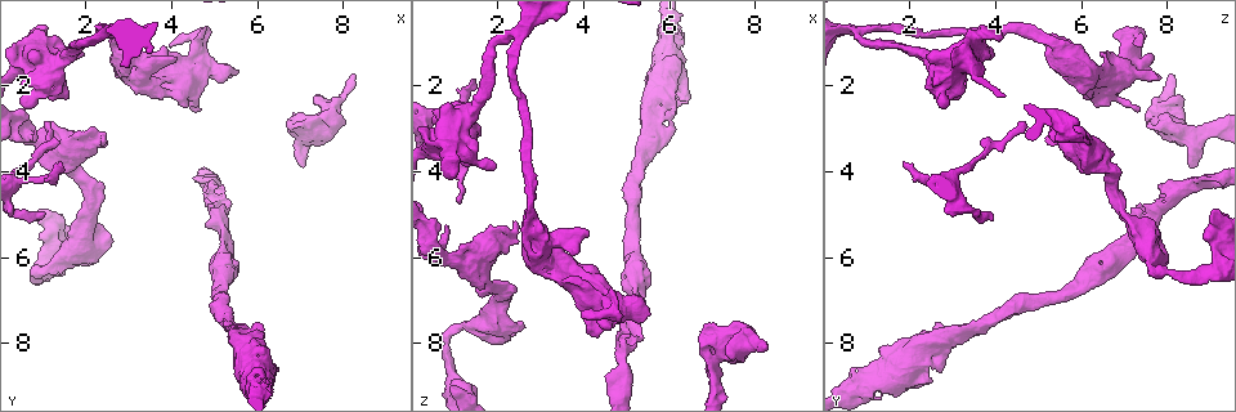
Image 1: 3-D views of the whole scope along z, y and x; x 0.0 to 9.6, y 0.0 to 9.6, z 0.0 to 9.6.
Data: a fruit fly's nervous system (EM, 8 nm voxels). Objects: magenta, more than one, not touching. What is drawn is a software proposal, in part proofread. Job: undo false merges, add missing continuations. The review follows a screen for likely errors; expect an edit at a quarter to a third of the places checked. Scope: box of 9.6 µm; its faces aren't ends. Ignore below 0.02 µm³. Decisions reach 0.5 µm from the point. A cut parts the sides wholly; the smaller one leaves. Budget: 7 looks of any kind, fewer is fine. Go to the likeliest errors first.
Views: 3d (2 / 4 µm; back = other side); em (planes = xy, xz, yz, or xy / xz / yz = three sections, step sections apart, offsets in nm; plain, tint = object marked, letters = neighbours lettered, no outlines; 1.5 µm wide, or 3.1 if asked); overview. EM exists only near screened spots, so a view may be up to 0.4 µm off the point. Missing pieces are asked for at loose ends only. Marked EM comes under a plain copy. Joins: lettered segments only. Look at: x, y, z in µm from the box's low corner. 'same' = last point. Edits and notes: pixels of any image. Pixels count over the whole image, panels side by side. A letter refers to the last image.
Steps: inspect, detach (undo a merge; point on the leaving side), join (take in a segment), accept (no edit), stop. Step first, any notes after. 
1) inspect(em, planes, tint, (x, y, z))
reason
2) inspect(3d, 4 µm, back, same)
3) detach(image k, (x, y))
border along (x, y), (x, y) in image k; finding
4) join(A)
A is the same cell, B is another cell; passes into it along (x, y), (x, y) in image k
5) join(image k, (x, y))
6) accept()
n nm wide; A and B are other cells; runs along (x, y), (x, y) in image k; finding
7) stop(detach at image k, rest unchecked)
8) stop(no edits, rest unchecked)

inspect(3d, 4 µm, (1.05, 4.90, 3.85))
free end

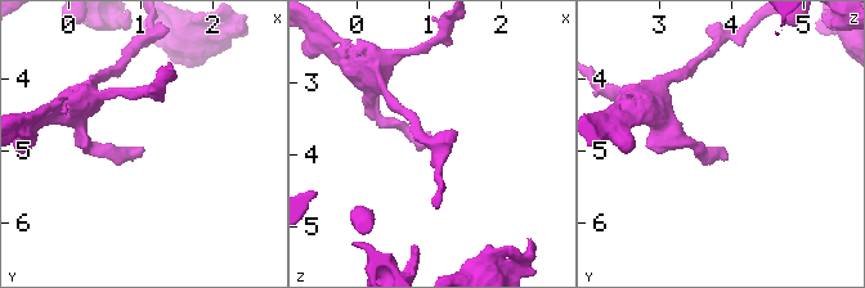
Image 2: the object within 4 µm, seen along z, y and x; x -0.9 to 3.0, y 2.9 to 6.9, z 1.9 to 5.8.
inspect(em, yz, step 8, tint, (1.00, 4.95, 3.85))
shape alone is not enough

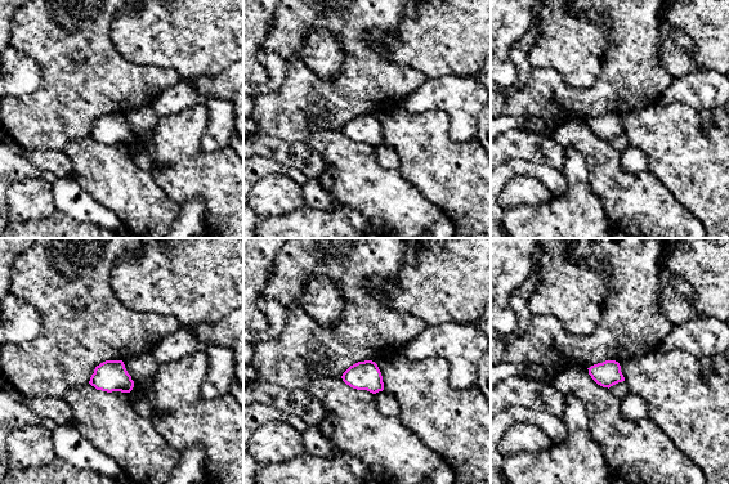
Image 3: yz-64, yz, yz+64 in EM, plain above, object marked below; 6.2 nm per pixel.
inspect(em, planes, letters, same)
cut it another way

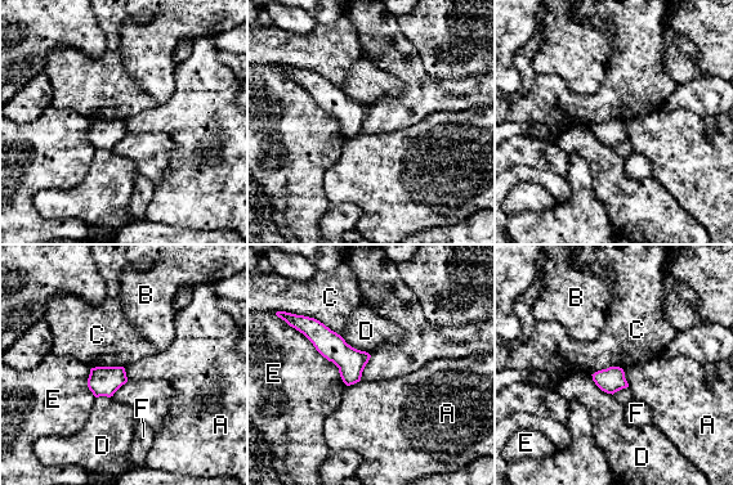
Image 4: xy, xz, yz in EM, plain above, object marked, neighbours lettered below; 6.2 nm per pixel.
accept()
A, B, C, D, E and F are other cells; border along (622, 369), (629, 386) in image 4; no lettered segment goes on from it

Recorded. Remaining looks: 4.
inspect(3d, 2 µm, back, (8.25, 1.70, 8.15))
branch stops here

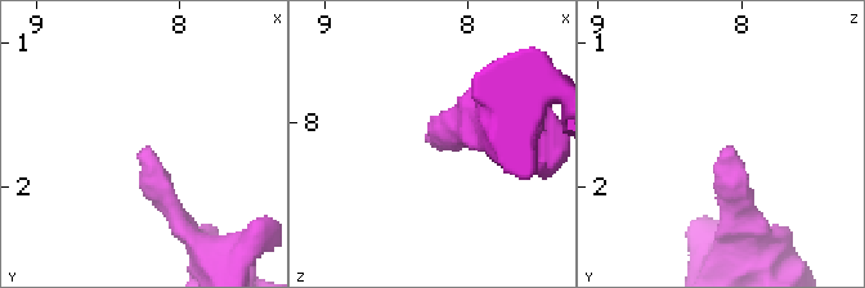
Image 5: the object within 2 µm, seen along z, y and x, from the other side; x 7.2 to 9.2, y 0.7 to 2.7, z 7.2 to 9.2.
inspect(em, xz, step 8, tint, (8.28, 1.76, 8.10))

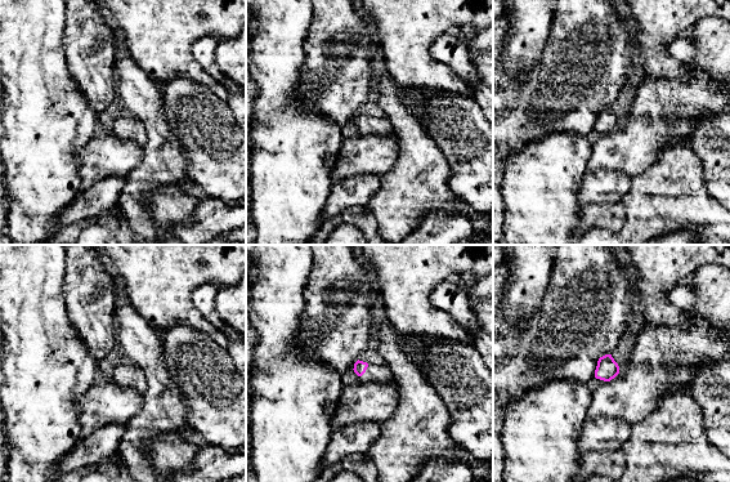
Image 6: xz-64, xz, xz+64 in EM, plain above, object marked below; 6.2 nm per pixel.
inspect(em, yz, step 4, letters, same)

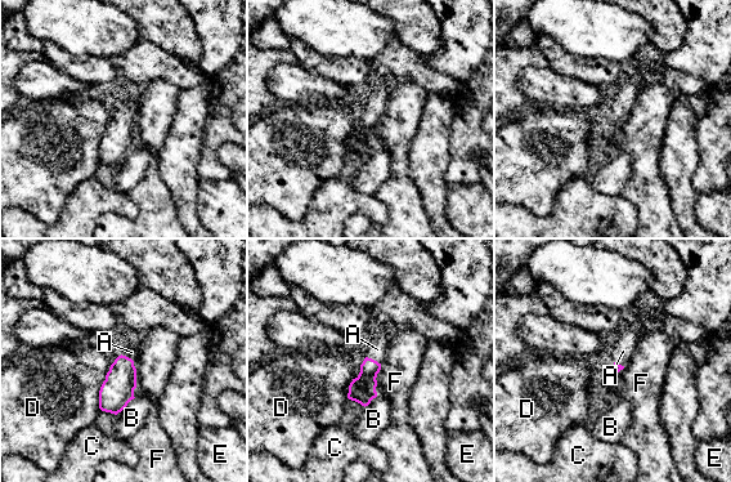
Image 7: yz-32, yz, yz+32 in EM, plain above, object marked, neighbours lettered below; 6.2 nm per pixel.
join(A)
A is the same cell, B, C, D, E and F are other cells; passes into it along (362, 389), (373, 360), (377, 349) in image 7; it goes on there

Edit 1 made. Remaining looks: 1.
inspect(em, planes, letters, (4.60, 2.60, 7.30))
an open end

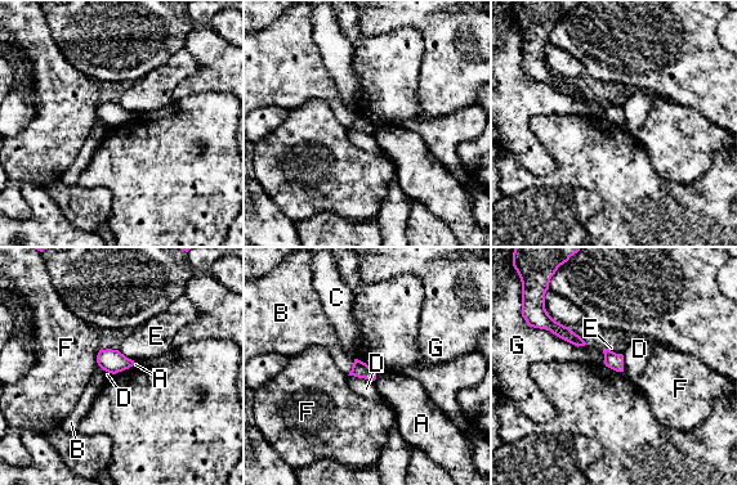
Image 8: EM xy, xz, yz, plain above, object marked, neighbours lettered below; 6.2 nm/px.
accept()
A, B, C, D, E, F and G are other cells; border along (348, 375), (373, 381) in image 8; no lettered segment goes on from it

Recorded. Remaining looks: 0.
stop(join at image 7, rest unchecked)

